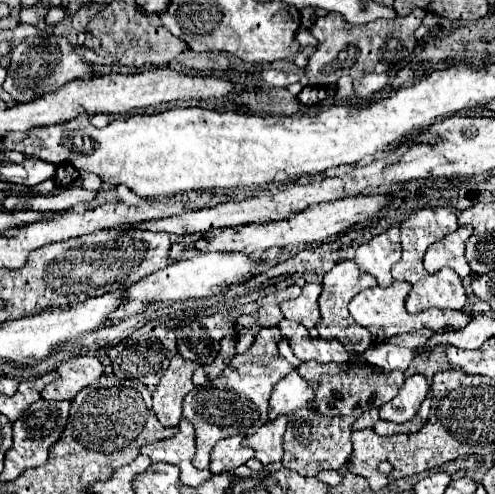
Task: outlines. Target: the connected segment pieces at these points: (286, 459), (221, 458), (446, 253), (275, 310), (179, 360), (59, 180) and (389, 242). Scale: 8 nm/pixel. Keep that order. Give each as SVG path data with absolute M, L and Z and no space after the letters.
M297 410L289 416L287 432L283 436L283 466L295 470L303 476L317 476L321 470L341 470L351 458L351 432L355 418L353 416L323 416L311 410Z
M231 436L231 438L219 440L215 444L213 452L211 452L211 466L209 466L209 470L213 474L229 472L229 470L245 464L249 458L253 458L253 448L243 446L241 442L243 442L241 436Z
M461 226L457 232L449 234L447 238L433 242L425 252L425 270L429 274L439 272L441 268L449 266L453 268L461 278L467 278L471 274L471 268L465 260L465 242L471 236L471 226Z
M268 294L259 301L259 310L251 315L241 316L235 322L235 330L237 332L251 332L256 335L259 330L267 328L267 326L277 326L284 318L281 312L279 301L275 294Z
M181 354L171 358L169 368L153 390L153 410L163 426L177 426L181 420L181 402L195 388L192 376L199 362L185 360Z
M59 164L53 180L55 180L57 186L69 186L77 178L79 178L79 172L75 168L71 168L71 164Z
M399 226L389 228L387 232L371 238L361 244L355 252L355 264L361 272L367 272L377 278L377 284L387 288L393 284L391 268L401 260L401 242Z

